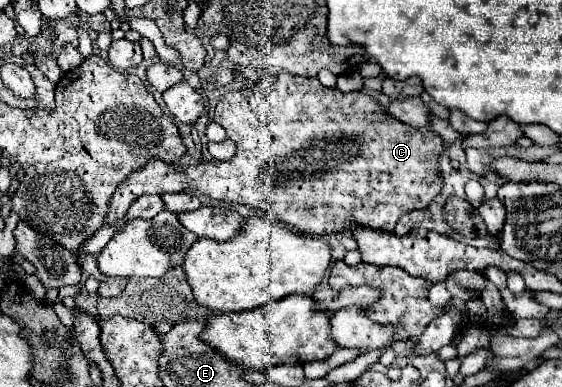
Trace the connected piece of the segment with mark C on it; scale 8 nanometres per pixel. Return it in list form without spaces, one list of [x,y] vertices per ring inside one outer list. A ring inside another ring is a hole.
[[[281,73],[281,75],[265,75],[259,77],[253,85],[249,85],[243,91],[235,91],[235,93],[225,93],[221,97],[221,101],[215,107],[215,115],[213,121],[219,123],[225,129],[227,138],[237,145],[237,151],[233,155],[233,159],[229,161],[209,161],[209,163],[197,163],[197,165],[189,165],[181,171],[177,171],[173,165],[161,161],[161,159],[151,159],[143,169],[133,171],[129,177],[125,177],[125,181],[115,189],[111,201],[109,201],[109,215],[103,219],[103,225],[115,225],[117,221],[121,221],[127,215],[127,209],[131,207],[131,203],[147,193],[177,193],[177,191],[199,191],[203,195],[209,195],[213,199],[223,199],[223,201],[233,201],[233,203],[243,203],[243,205],[251,205],[255,209],[267,211],[271,215],[277,215],[277,219],[297,227],[303,233],[311,233],[311,235],[329,235],[329,233],[339,233],[345,229],[349,219],[359,221],[365,227],[373,227],[373,229],[381,229],[381,231],[393,231],[397,221],[401,219],[401,215],[411,213],[415,209],[425,209],[429,207],[429,203],[441,193],[443,189],[443,175],[441,175],[441,167],[439,167],[439,157],[443,153],[443,141],[437,133],[433,133],[431,129],[413,129],[397,119],[393,119],[393,115],[389,115],[383,105],[379,105],[379,101],[375,101],[373,97],[365,95],[365,93],[341,93],[339,89],[327,89],[319,83],[319,79],[315,77],[299,77],[299,75],[291,75],[291,73]],[[299,173],[319,173],[317,177],[307,177],[301,179]]]

